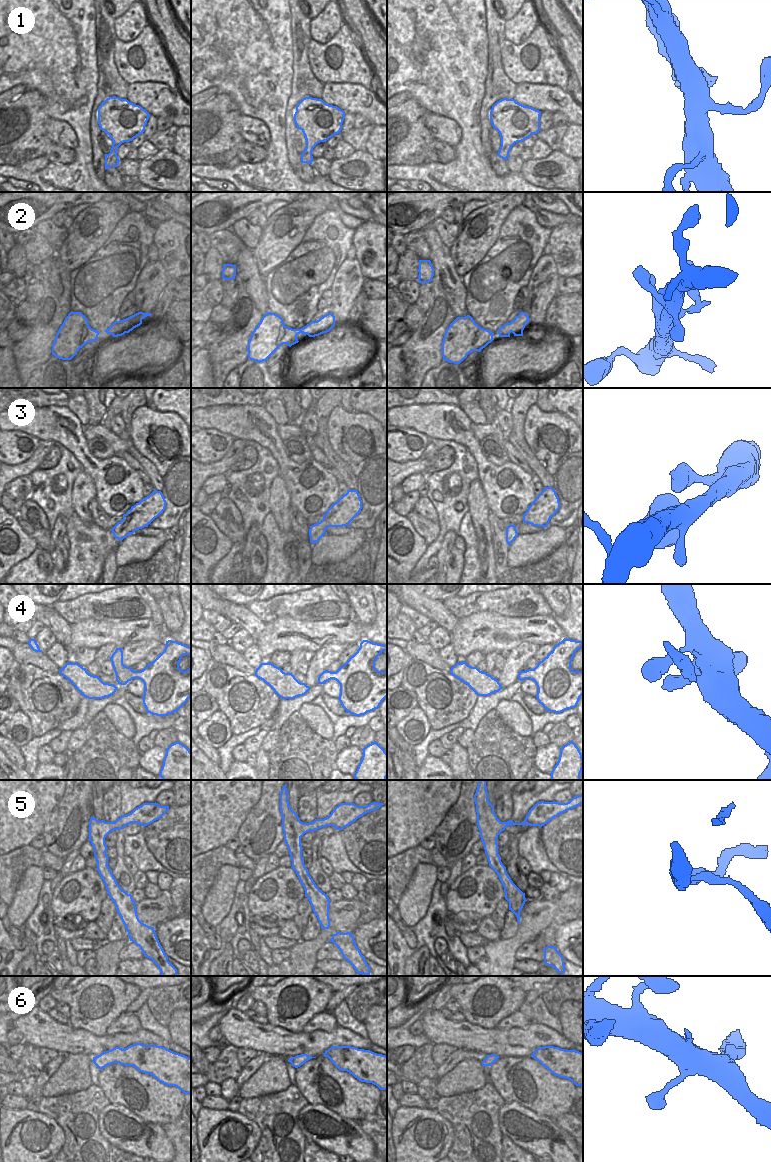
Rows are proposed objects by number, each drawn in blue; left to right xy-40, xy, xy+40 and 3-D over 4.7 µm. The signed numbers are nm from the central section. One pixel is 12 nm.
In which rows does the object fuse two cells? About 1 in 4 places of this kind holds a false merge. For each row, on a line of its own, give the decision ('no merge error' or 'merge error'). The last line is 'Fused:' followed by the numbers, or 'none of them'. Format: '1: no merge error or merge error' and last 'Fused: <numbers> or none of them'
1: no merge error
2: no merge error
3: no merge error
4: no merge error
5: no merge error
6: no merge error
Fused: none of them

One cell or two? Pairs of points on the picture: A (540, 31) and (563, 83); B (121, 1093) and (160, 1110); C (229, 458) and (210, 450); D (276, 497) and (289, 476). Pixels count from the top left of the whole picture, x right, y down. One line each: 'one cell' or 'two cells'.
A: one cell
B: one cell
C: two cells
D: two cells

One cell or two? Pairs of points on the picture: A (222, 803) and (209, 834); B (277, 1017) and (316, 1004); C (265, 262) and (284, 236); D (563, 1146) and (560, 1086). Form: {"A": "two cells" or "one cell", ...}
{"A": "one cell", "B": "one cell", "C": "one cell", "D": "two cells"}

